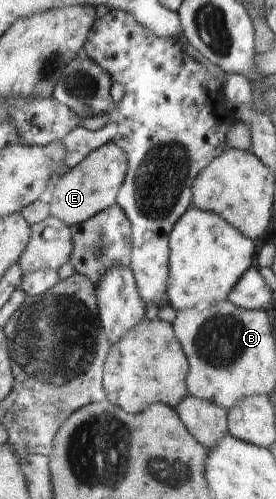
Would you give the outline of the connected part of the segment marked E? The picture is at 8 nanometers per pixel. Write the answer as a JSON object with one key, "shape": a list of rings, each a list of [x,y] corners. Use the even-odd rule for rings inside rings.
{"shape":[[[112,142],[96,150],[86,161],[76,166],[54,185],[53,198],[49,202],[52,208],[51,216],[64,220],[71,228],[89,222],[118,203],[118,196],[128,178],[128,170],[130,170],[128,152],[120,144]]]}

